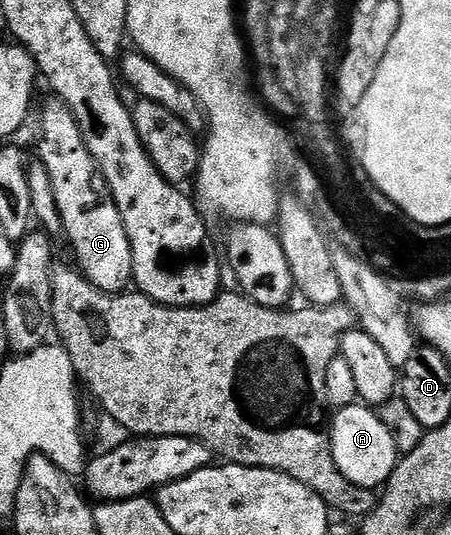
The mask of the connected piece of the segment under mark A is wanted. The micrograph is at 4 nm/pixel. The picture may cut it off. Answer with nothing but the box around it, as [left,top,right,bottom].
[328,402,400,489]

